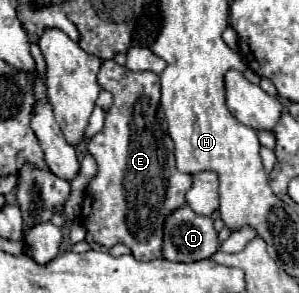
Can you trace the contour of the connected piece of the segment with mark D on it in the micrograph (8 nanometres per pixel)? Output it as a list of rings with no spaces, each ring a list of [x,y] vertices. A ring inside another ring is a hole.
[[[188,206],[172,212],[164,224],[162,254],[172,262],[196,262],[218,250],[218,234],[210,216],[196,216]]]

